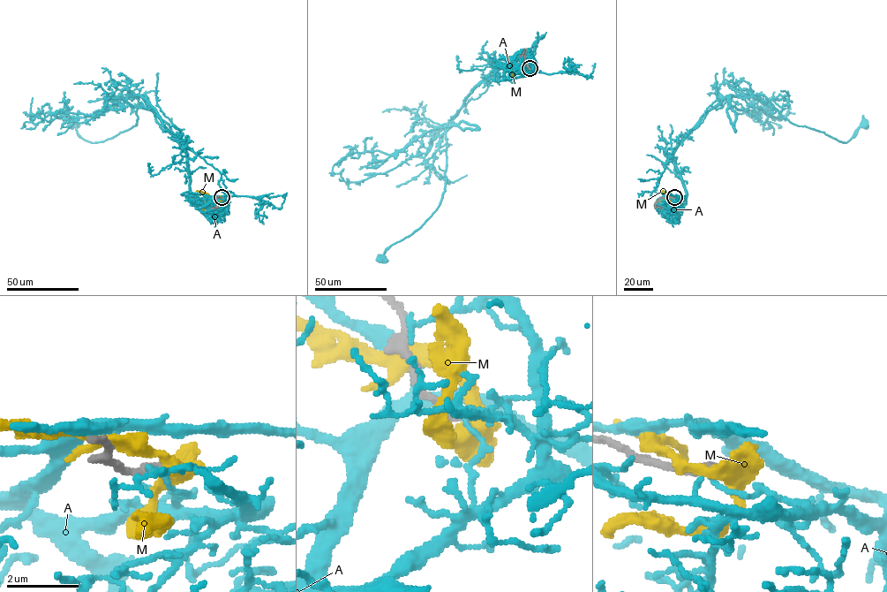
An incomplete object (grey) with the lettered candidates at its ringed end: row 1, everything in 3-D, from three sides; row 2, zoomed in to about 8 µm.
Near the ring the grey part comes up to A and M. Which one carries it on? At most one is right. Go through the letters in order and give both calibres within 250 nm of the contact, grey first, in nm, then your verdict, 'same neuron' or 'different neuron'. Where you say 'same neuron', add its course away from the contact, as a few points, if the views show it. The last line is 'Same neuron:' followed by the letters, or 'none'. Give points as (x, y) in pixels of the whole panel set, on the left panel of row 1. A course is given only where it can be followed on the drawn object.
A: 280/110 nm | different neuron
M: 280/380 nm | different neuron
Same neuron: none

